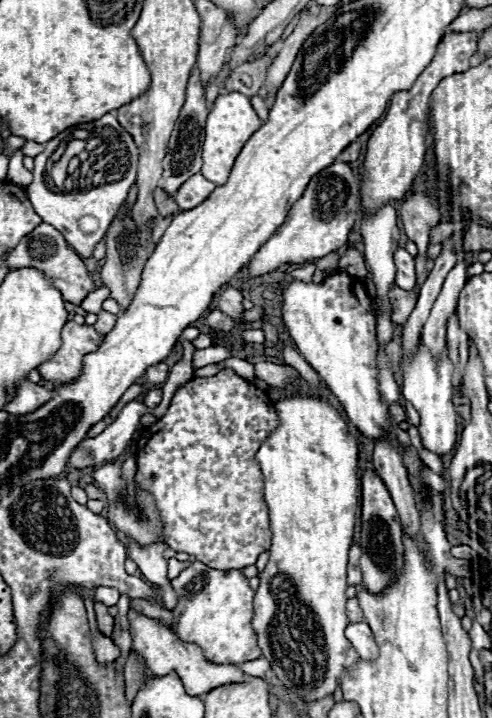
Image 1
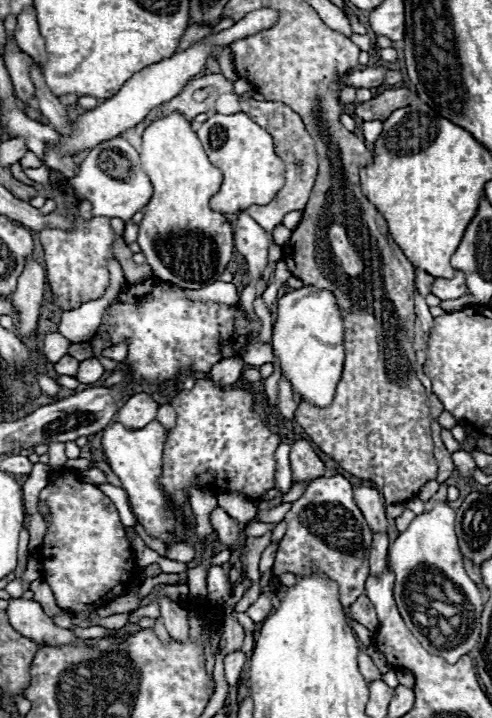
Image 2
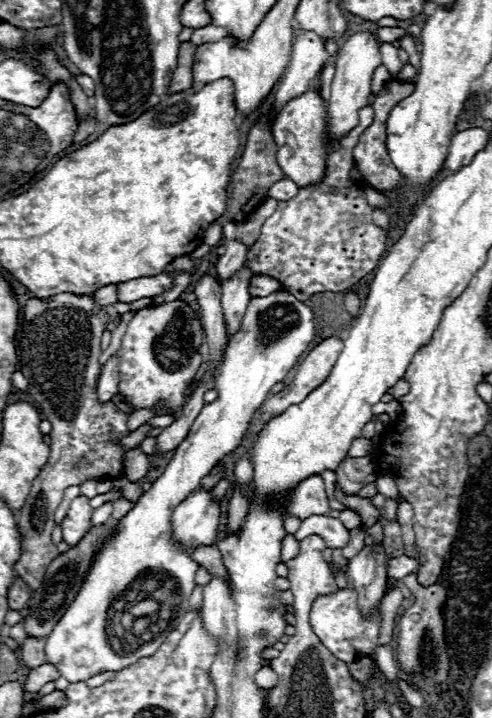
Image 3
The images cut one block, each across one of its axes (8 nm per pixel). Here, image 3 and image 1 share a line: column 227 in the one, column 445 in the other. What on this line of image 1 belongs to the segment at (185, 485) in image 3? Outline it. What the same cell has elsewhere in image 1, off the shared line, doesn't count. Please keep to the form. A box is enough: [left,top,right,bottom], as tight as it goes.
[400,344,458,456]

